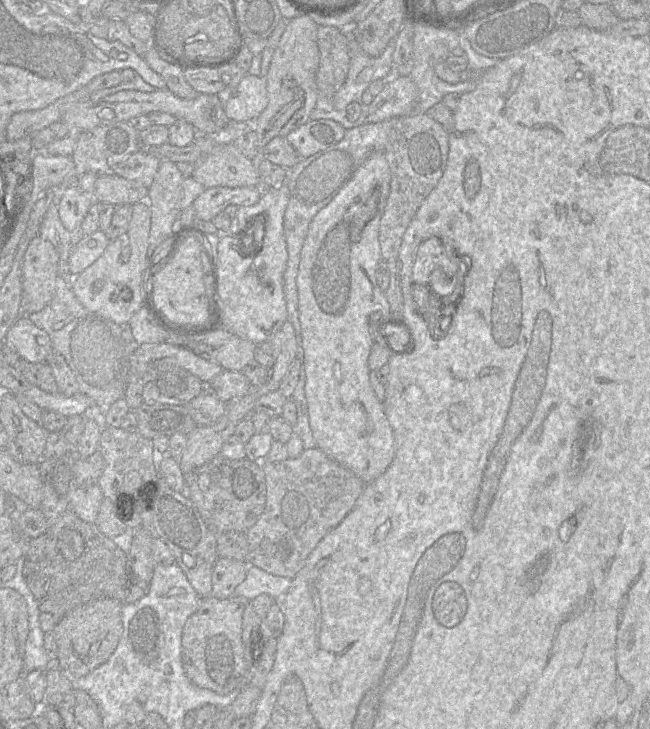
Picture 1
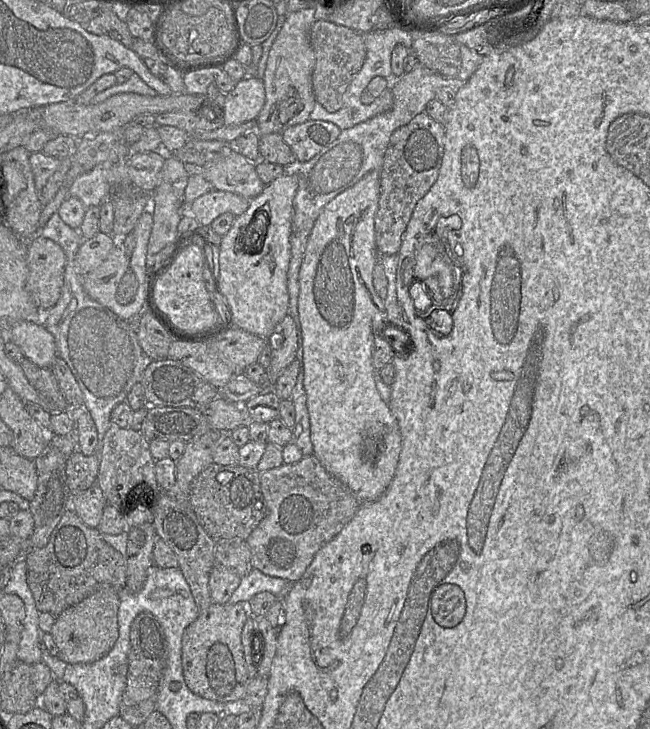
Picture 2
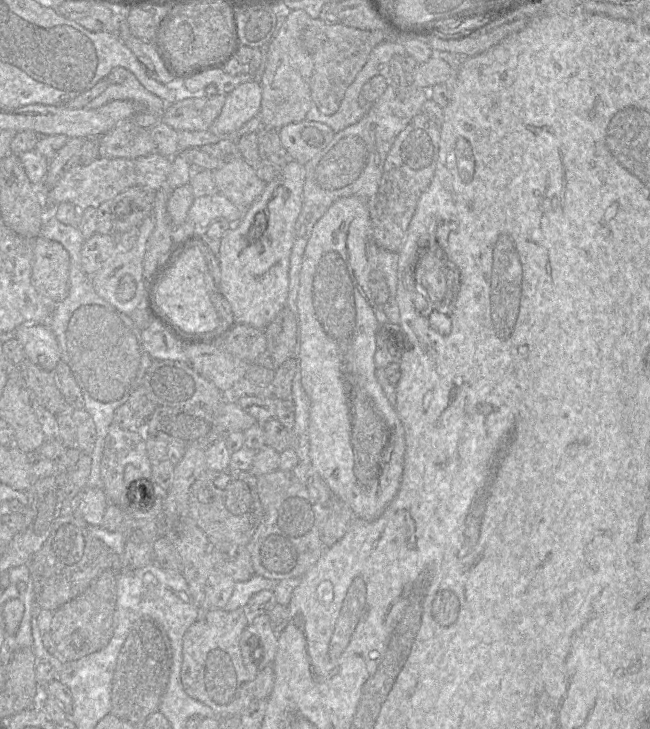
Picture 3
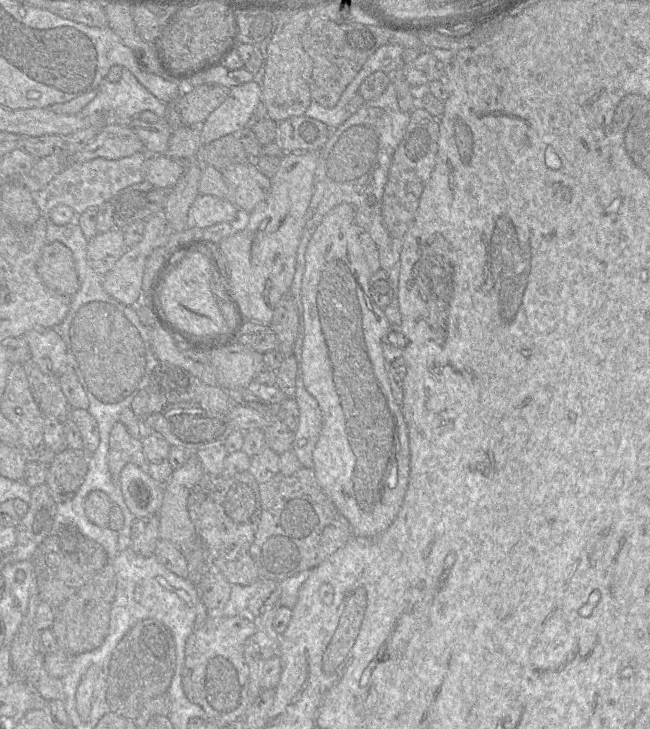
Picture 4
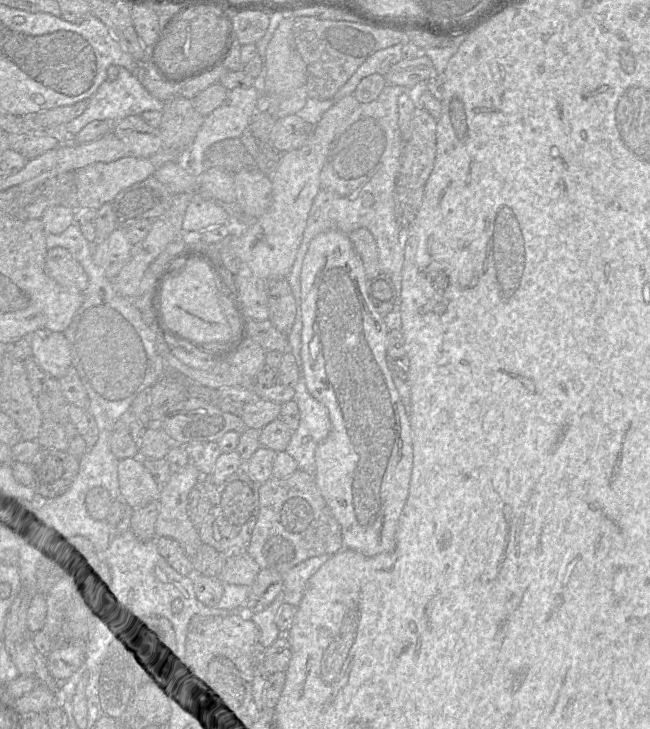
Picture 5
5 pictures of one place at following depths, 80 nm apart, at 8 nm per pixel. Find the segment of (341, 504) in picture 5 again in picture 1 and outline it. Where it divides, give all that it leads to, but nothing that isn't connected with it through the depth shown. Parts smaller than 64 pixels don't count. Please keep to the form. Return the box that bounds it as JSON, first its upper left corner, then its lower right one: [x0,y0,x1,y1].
[296,151,395,484]

